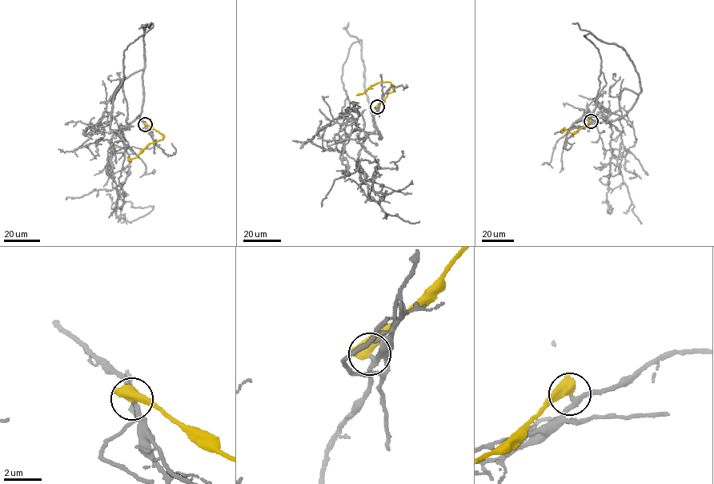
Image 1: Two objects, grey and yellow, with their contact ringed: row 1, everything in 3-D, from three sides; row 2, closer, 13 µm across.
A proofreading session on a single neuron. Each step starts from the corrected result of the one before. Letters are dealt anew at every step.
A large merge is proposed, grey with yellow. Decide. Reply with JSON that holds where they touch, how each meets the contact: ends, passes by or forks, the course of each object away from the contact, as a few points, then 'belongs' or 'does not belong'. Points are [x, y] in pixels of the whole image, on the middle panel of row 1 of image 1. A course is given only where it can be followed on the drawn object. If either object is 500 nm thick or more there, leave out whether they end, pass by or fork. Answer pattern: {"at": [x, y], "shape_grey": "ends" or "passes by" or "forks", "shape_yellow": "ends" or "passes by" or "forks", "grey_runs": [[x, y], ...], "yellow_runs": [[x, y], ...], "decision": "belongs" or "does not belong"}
{"at": [377, 106], "grey_runs": [[377, 106], [379, 139], [360, 39], [341, 78], [341, 115], [353, 109], [339, 114], [352, 114], [353, 130]], "yellow_runs": [[377, 106], [393, 90], [394, 86], [389, 82], [376, 82], [357, 94]], "decision": "does not belong"}

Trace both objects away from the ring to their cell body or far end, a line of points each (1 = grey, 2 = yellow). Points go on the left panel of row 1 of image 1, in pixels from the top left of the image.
1: (145, 124), (153, 23), (123, 51), (114, 93), (112, 215)
2: (145, 124), (164, 137), (149, 143), (138, 156), (129, 159), (127, 157)

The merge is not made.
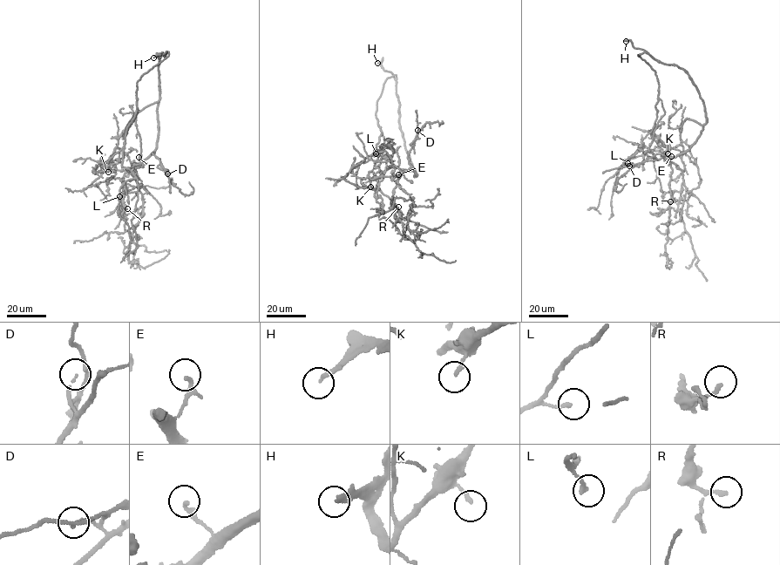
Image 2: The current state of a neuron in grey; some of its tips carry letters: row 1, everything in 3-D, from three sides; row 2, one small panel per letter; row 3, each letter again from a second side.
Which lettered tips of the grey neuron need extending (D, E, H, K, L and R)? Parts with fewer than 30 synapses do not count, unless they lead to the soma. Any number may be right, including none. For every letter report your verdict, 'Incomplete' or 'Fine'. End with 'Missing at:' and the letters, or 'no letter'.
D: Fine
E: Fine
H: Incomplete
K: Fine
L: Fine
R: Fine
Missing at: H

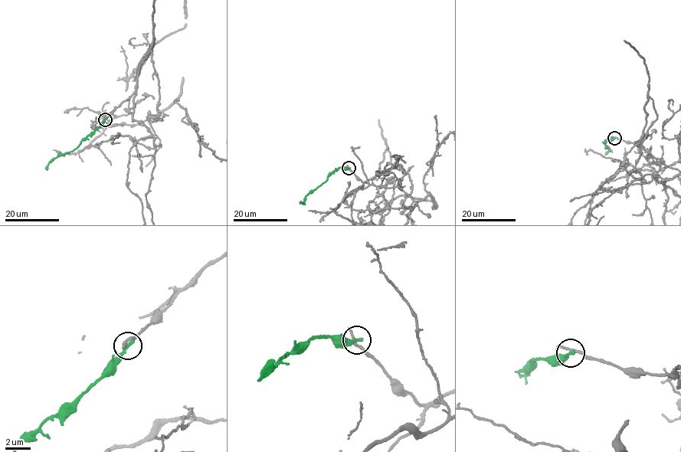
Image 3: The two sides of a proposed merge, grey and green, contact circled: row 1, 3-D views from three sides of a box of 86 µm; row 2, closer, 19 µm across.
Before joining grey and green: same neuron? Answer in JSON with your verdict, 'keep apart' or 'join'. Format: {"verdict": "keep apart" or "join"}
{"verdict": "keep apart"}

